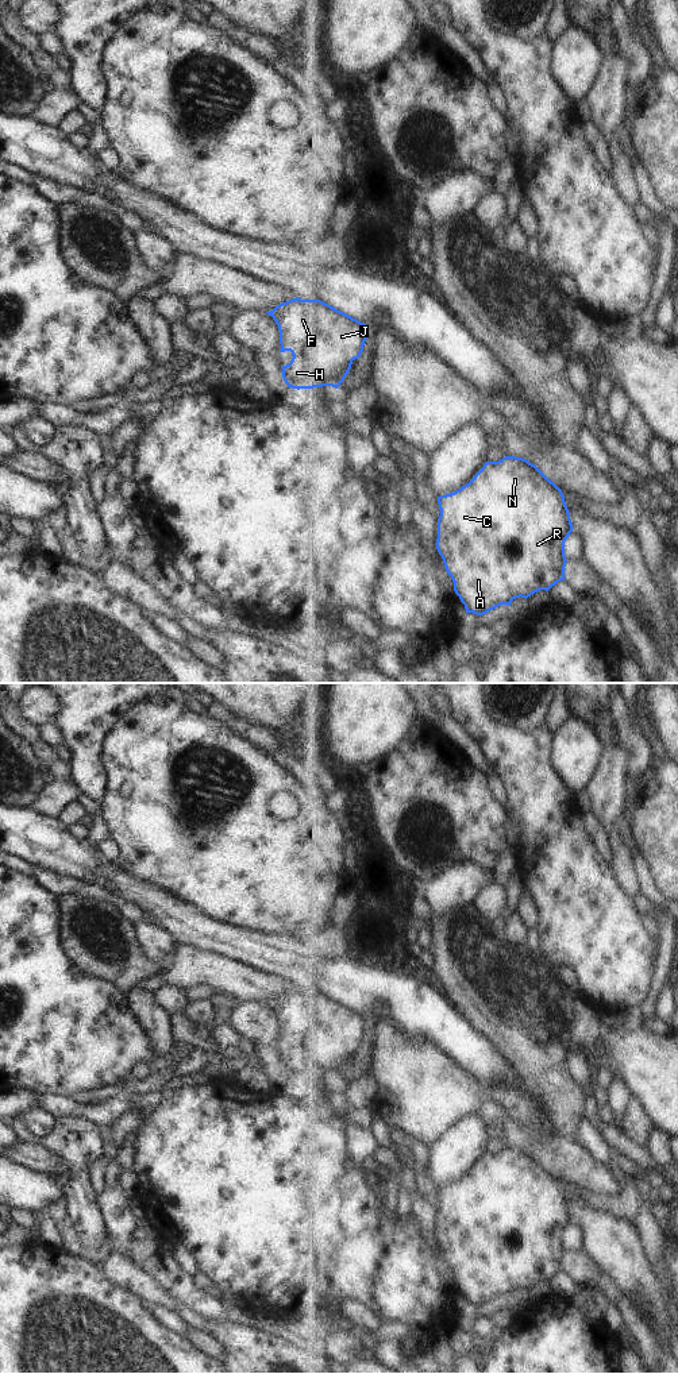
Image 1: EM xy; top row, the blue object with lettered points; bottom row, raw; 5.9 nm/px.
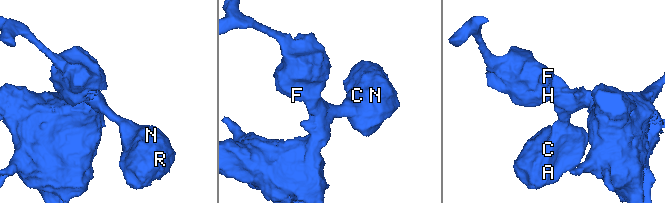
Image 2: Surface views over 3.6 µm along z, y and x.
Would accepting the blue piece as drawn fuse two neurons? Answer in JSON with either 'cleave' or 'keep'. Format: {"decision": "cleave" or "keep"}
{"decision": "keep"}

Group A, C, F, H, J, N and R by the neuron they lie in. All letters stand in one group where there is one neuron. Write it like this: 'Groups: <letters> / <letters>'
Groups: A C F H J N R

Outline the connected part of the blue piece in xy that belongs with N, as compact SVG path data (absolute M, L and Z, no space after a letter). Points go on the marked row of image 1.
M527 459L486 462L459 490L438 497L436 549L466 613L484 615L565 580L565 541L573 532L562 490Z

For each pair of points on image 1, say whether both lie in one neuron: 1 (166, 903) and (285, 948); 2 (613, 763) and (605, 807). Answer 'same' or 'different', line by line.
1: same
2: same

